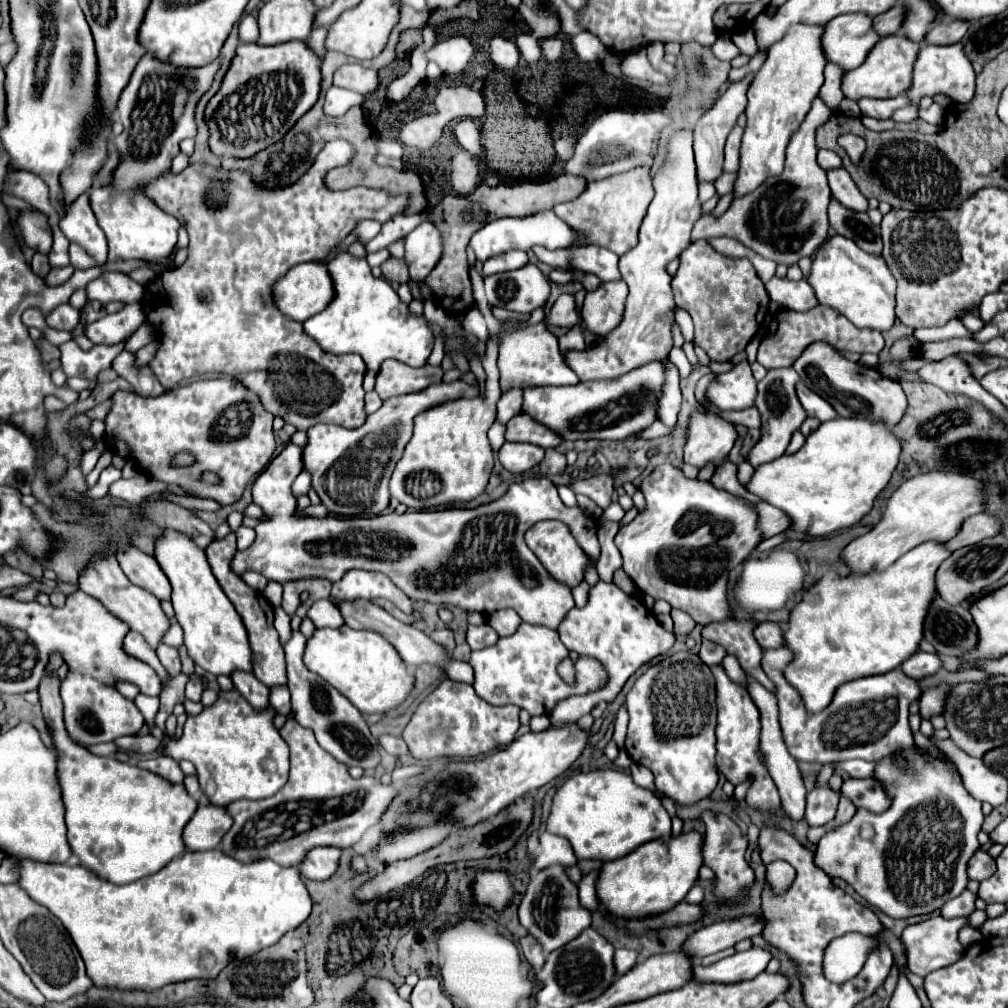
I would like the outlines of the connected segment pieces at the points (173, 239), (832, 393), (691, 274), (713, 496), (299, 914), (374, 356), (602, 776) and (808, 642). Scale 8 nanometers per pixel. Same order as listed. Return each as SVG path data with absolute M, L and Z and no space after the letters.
M145 54L137 62L117 102L117 112L123 122L123 132L113 140L119 152L119 166L113 172L111 184L91 186L89 190L91 208L109 242L107 262L131 258L165 262L177 244L179 220L163 212L145 196L143 188L171 168L171 160L179 154L179 142L195 136L197 126L193 122L193 110L197 100L211 86L217 68L217 60L203 68L177 68L157 62L151 54Z
M813 342L807 346L807 350L803 350L803 354L795 360L793 368L799 372L805 386L815 390L821 398L827 398L827 402L831 402L843 418L865 418L871 422L883 422L885 426L895 426L905 414L907 400L899 382L881 376L879 370L861 362L851 362L827 342Z
M705 240L691 243L679 260L681 266L671 281L675 304L691 314L695 344L701 346L713 362L729 362L743 352L747 342L757 334L769 306L769 294L749 260L717 254Z
M671 464L657 466L641 482L641 492L645 496L645 510L641 510L635 520L621 526L615 536L615 544L623 556L625 574L637 584L643 594L649 594L655 600L667 600L673 608L687 612L697 624L705 626L709 622L729 618L731 612L725 596L729 570L741 564L761 540L755 512L749 510L737 496L715 488L711 482L685 478L683 472Z
M221 850L185 852L159 872L125 886L99 880L83 866L43 864L25 858L21 858L17 866L17 884L31 900L47 906L47 910L63 922L87 966L87 976L99 988L151 992L193 978L217 978L229 962L243 960L275 944L283 934L295 930L311 912L311 898L297 866L285 868L271 860L241 864Z
M341 252L329 264L335 284L335 298L327 308L303 322L303 330L331 354L359 354L367 368L377 372L387 358L401 360L409 366L423 366L433 350L433 336L421 316L413 316L399 300L397 292L383 278L375 278L365 258L351 258Z
M595 770L571 776L553 796L547 832L567 838L577 860L609 862L627 856L641 844L671 836L671 818L659 796L633 782L621 770Z
M925 542L903 554L903 558L883 572L861 576L849 574L845 578L825 574L817 584L803 592L803 600L791 610L783 632L785 646L793 652L793 660L783 668L783 676L791 686L795 686L809 714L823 712L843 682L889 672L917 652L923 638L923 620L935 594L935 570L949 554L951 552L941 546L941 542Z

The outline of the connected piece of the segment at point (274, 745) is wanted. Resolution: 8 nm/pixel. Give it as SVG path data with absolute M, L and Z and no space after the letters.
M237 690L219 692L219 700L213 706L203 708L199 716L187 718L183 736L179 740L169 740L169 744L165 746L165 754L175 760L189 760L195 764L201 790L215 806L227 806L229 802L235 800L269 798L275 792L279 792L279 788L287 782L287 774L289 774L289 746L273 726L271 722L273 716L275 716L273 708L263 712L251 710L251 706L241 698Z

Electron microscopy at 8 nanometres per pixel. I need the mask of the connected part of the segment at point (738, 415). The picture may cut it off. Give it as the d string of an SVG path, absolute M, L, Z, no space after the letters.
M745 408L745 410L737 410L737 412L719 412L725 420L735 422L735 424L743 424L747 428L759 428L761 426L761 418L759 418L759 410L755 408Z

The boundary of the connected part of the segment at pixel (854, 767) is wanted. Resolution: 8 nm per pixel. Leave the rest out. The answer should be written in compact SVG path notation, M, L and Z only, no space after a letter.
M849 760L849 762L841 762L839 768L843 772L847 772L851 778L869 778L875 774L875 762L863 762L863 760Z

